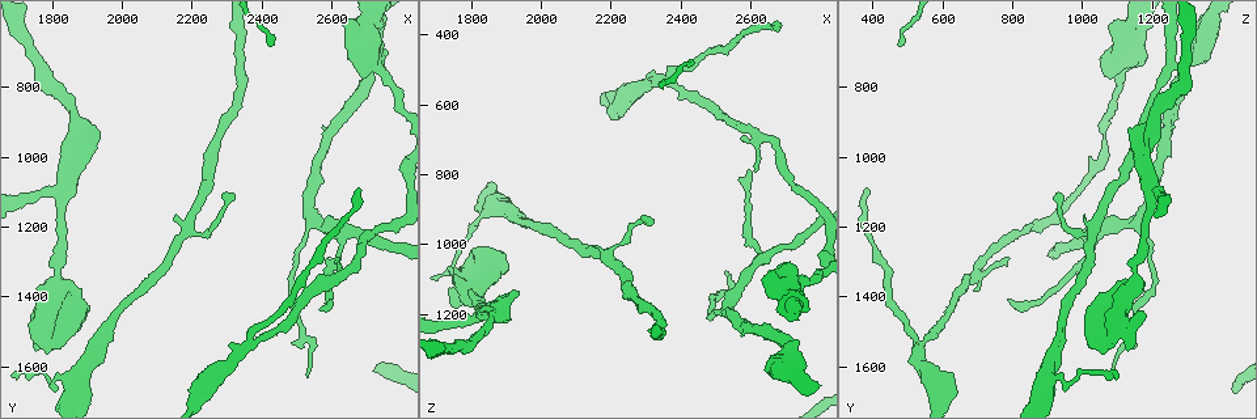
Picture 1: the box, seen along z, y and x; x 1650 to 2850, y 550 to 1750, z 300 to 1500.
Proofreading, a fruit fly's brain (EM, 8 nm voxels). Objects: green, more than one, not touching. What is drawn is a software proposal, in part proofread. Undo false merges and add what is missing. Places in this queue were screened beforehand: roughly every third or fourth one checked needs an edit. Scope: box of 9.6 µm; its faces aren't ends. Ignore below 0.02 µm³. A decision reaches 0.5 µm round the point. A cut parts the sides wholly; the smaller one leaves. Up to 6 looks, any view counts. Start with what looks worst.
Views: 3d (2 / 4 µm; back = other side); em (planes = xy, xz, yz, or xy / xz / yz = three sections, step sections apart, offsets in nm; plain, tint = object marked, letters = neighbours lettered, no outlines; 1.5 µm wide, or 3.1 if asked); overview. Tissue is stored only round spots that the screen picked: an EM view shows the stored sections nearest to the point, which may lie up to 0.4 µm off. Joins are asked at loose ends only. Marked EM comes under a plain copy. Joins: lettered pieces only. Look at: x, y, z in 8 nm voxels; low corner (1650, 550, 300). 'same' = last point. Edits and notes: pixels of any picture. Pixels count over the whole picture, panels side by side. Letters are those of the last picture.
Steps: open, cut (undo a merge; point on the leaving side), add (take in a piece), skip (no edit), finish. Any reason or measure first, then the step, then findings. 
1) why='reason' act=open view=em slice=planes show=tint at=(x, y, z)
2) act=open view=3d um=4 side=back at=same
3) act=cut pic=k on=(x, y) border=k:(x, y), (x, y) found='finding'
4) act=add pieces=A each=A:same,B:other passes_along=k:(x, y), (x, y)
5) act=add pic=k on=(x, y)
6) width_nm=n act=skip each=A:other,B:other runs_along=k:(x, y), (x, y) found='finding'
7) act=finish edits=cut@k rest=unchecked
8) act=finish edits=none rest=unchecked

why='tapers out' act=open view=em slice=planes show=letters at=(2680, 1100, 380)

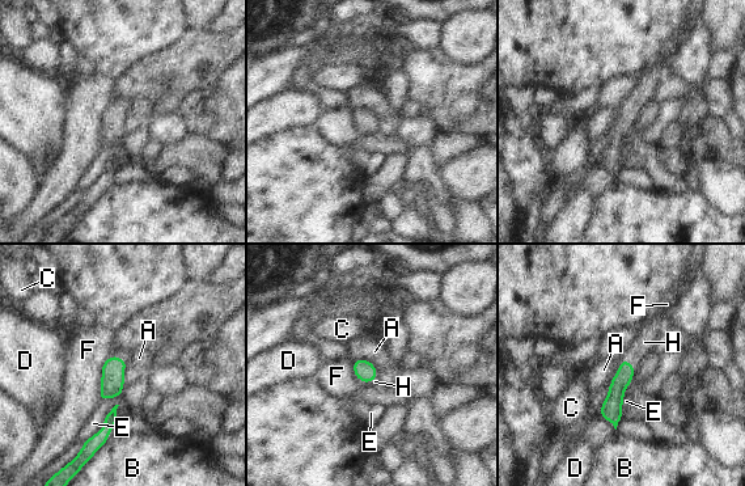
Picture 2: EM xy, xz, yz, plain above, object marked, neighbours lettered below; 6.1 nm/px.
act=add pieces=H each=A:other,B:other,C:other,D:other,E:other,F:other,H:same passes_along=2:(622, 379), (630, 363), (644, 342) found='it goes on there'

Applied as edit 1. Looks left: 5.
why='stops while still wide' act=open view=em slice=xy step=8 show=tint at=(1750, 1560, 1140)

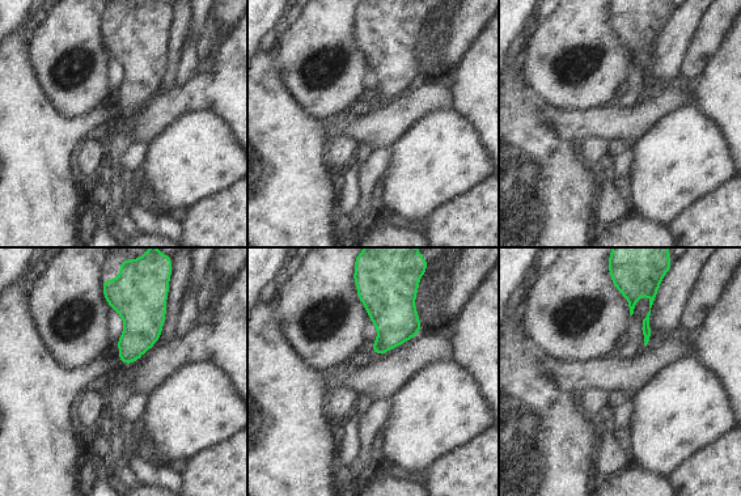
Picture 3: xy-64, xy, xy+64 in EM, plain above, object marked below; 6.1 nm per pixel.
why='cut it another way' act=open view=em slice=planes show=letters at=same

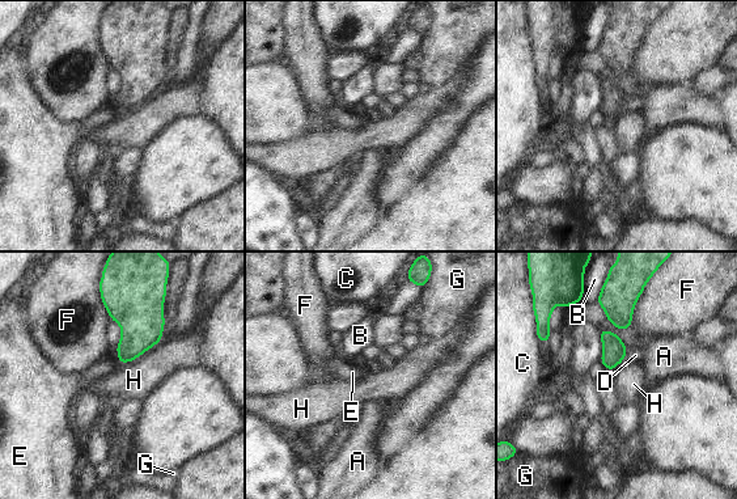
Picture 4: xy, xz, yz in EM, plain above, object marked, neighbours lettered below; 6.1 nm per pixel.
longest_contact=H:300nm act=skip each=A:other,B:other,C:other,D:other,E:other,F:other,G:other,H:other border=4:(160, 339), (136, 358), (121, 364) found='no lettered piece goes on from it'

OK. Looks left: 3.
why='branch stops here' act=open view=3d um=4 at=(1940, 930, 1130)

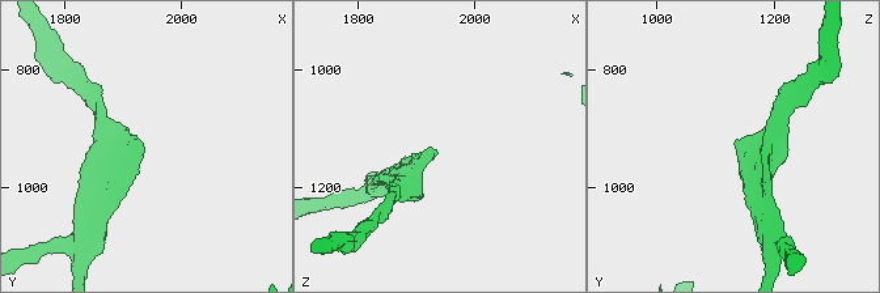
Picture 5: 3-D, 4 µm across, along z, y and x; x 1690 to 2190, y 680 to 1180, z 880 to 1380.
why='need the tissue' act=open view=em slice=planes show=letters at=(1935, 925, 1135)

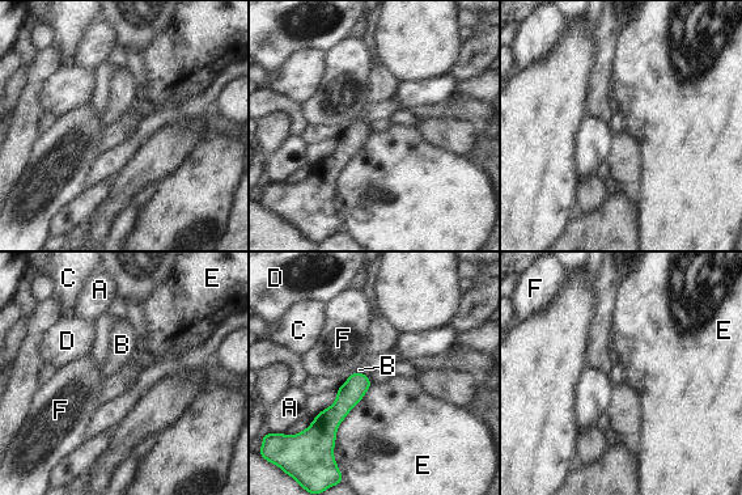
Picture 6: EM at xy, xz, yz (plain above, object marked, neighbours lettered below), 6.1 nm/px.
longest_contact=E:550nm act=skip each=A:other,B:other,C:other,D:other,E:other,F:other found='none of them fits'

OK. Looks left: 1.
act=finish edits=add@2 rest=unchecked

